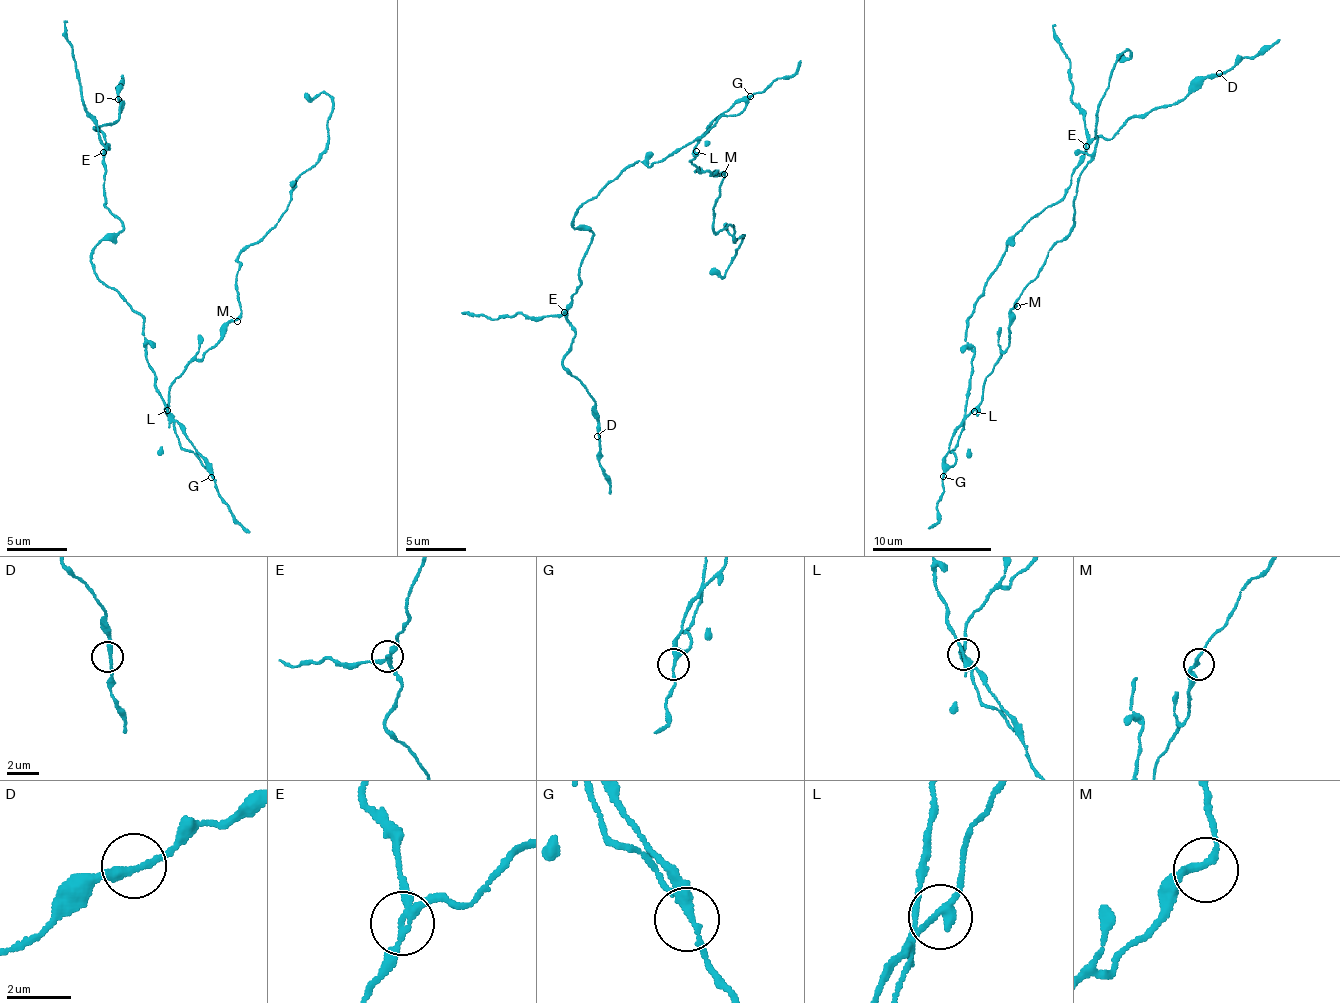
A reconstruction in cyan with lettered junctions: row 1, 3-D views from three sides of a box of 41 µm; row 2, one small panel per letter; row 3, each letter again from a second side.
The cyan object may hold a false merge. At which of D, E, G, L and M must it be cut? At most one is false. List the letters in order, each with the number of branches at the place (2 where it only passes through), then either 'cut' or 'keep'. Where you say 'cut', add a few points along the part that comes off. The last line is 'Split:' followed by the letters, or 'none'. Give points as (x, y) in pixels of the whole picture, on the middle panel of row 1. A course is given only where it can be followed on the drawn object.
D: 2 | keep
E: 3 | cut | (565, 312), (494, 319), (461, 313)
G: 3 | keep
L: 3 | keep
M: 2 | keep
Split: E

